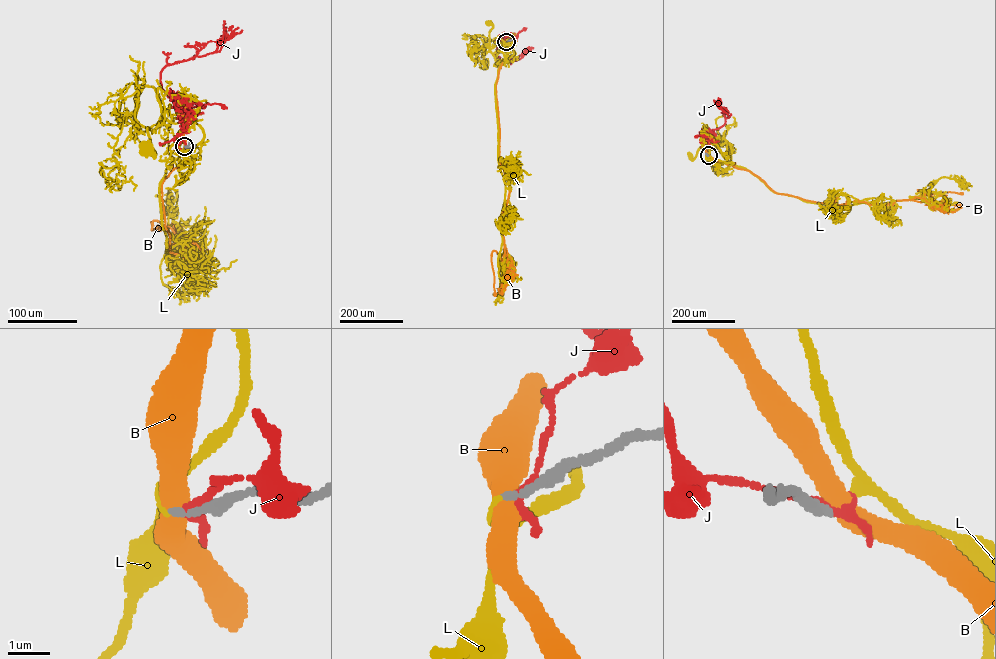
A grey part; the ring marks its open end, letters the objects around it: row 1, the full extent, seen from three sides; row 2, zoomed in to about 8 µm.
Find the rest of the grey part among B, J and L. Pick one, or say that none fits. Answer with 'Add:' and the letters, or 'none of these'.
Add: L

